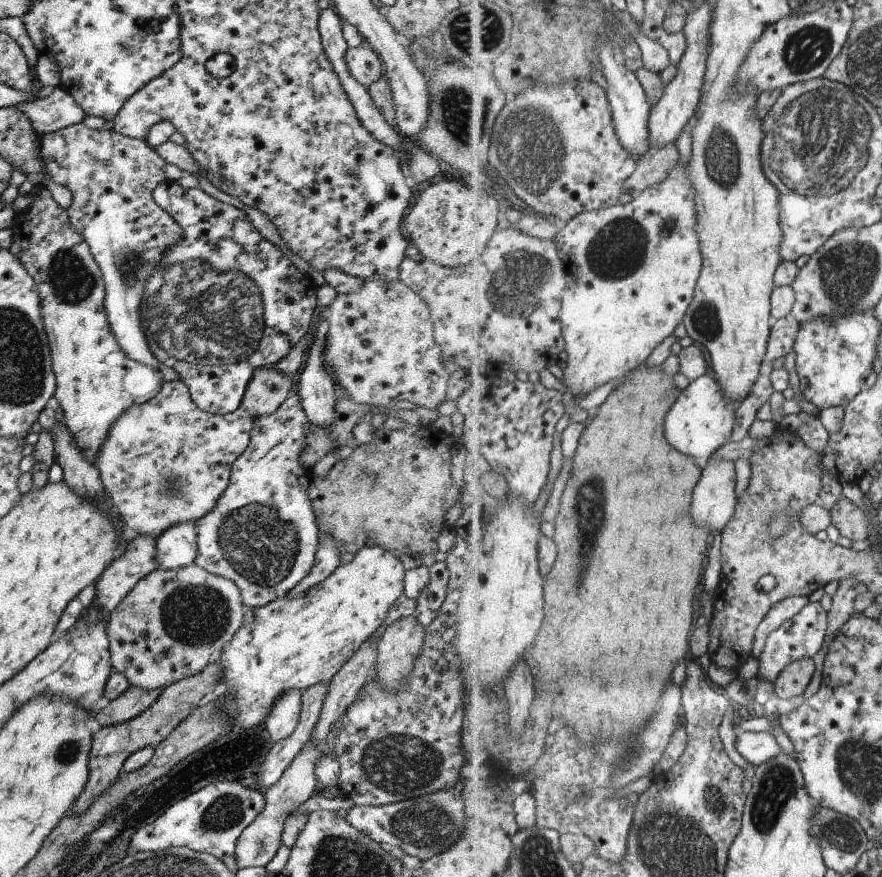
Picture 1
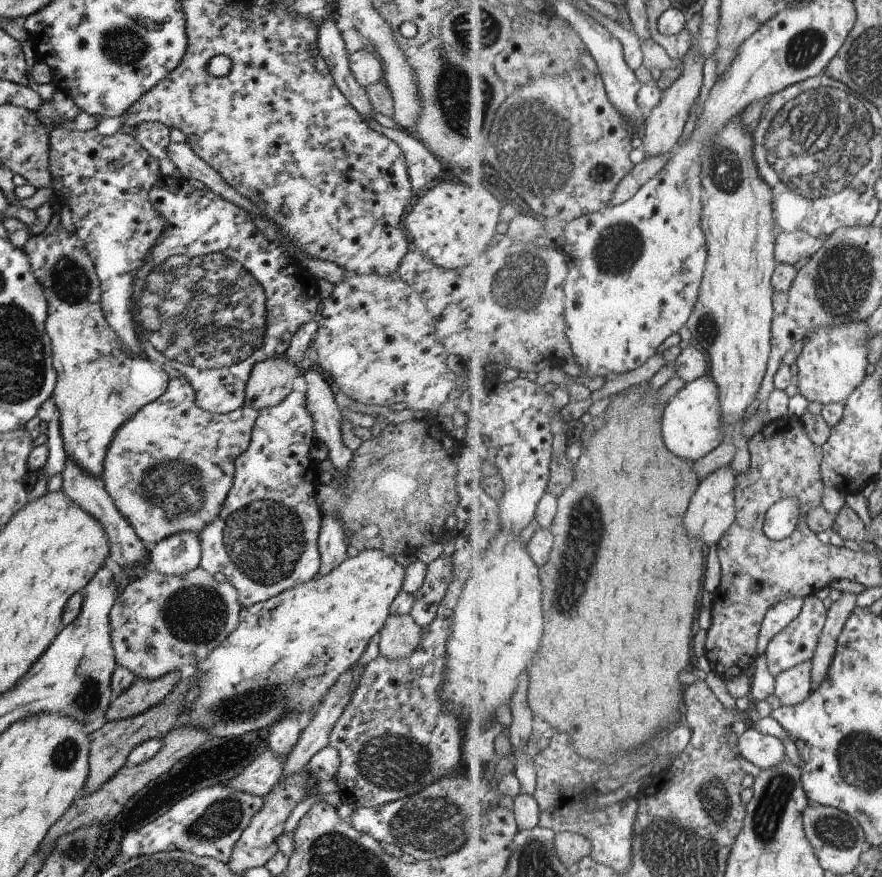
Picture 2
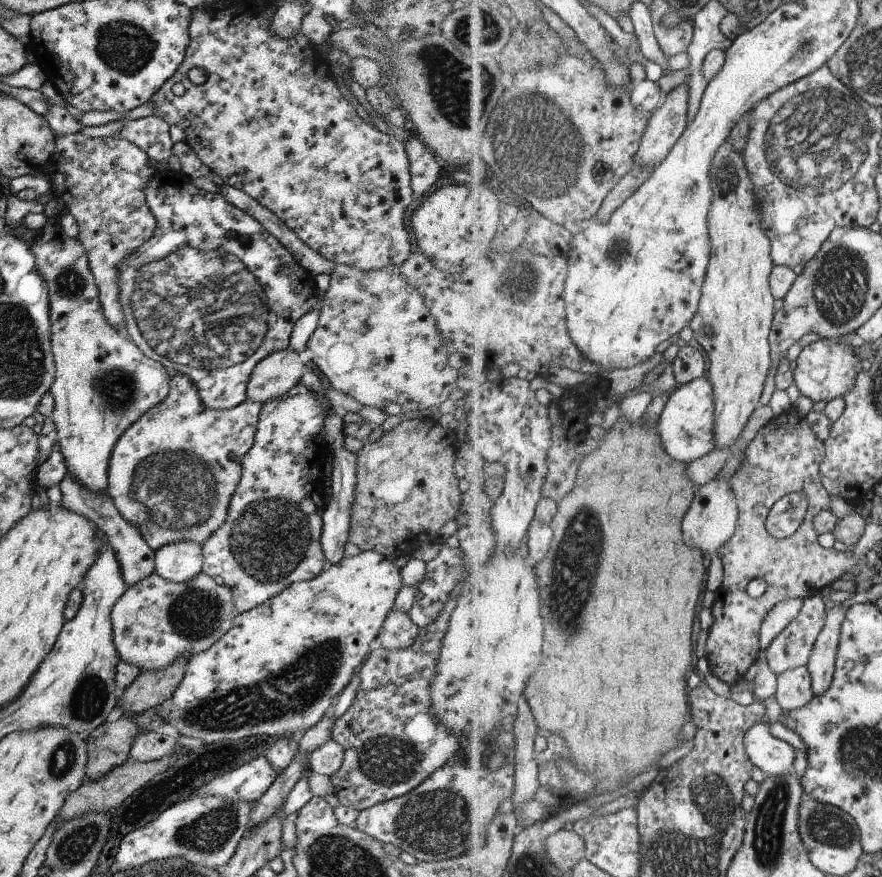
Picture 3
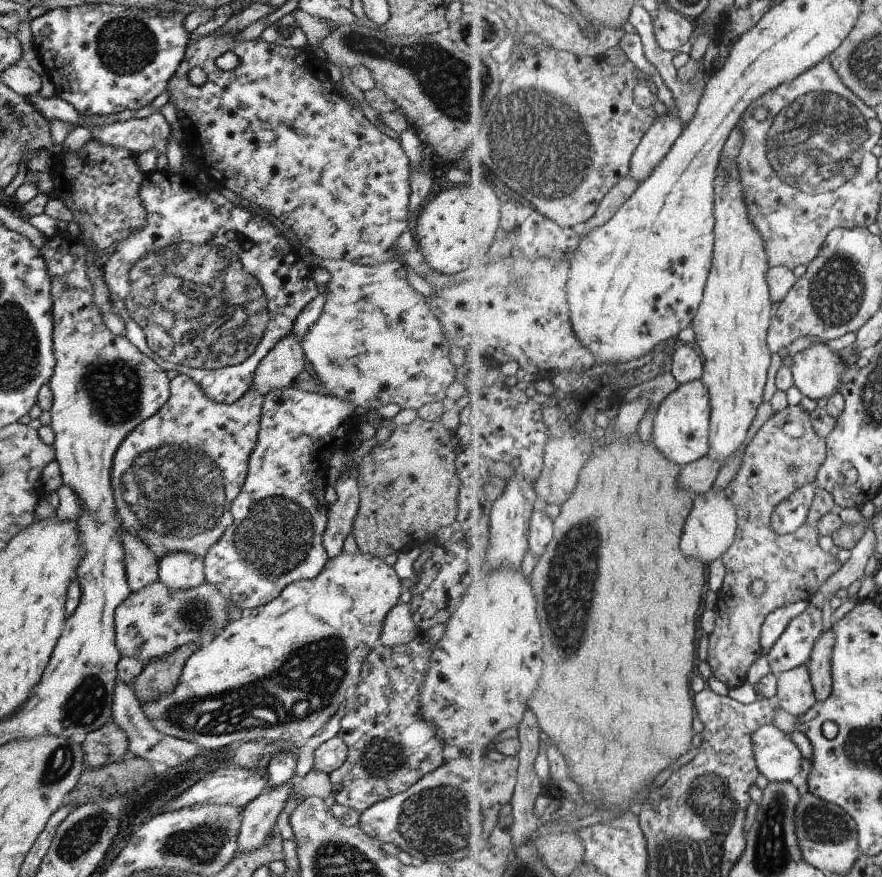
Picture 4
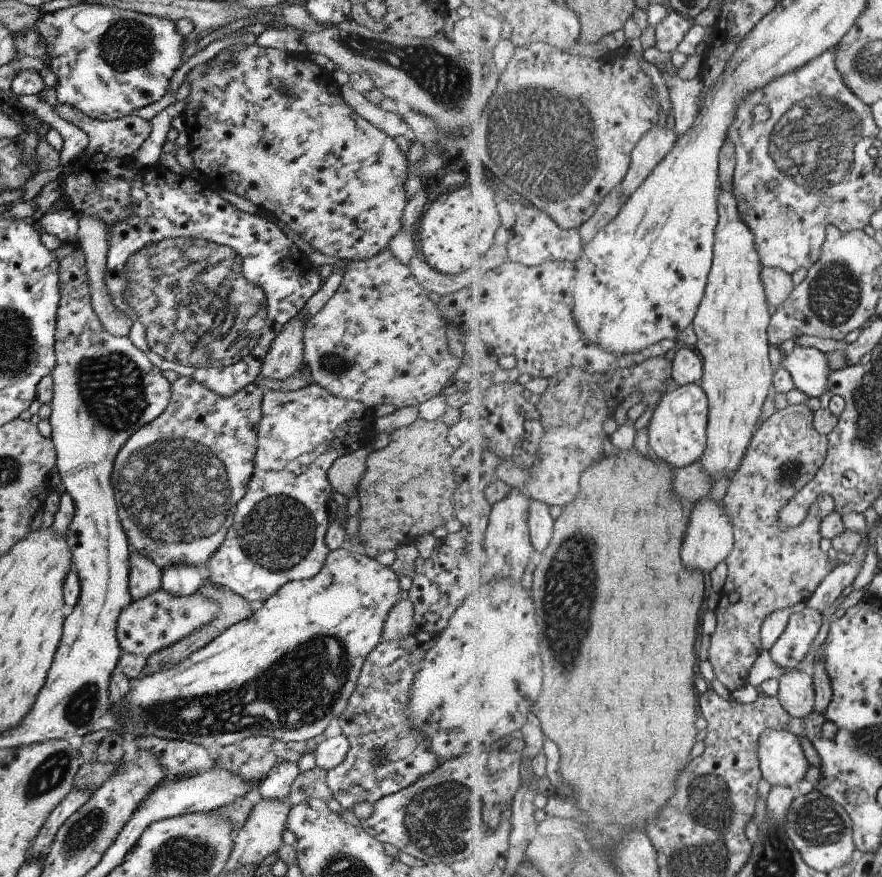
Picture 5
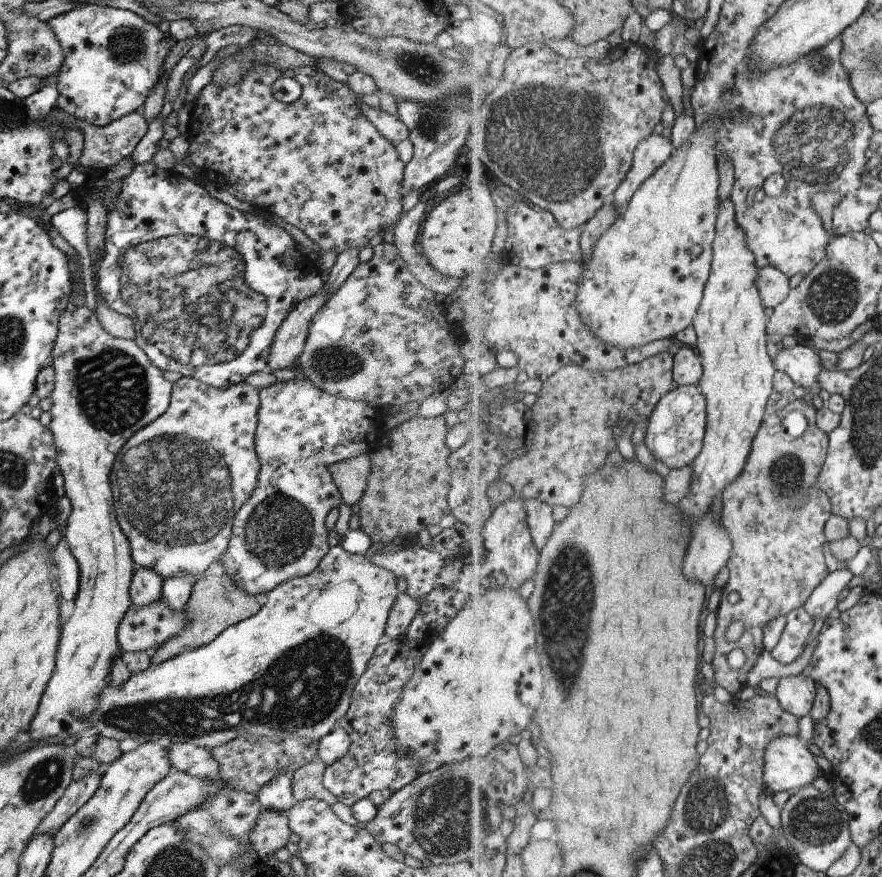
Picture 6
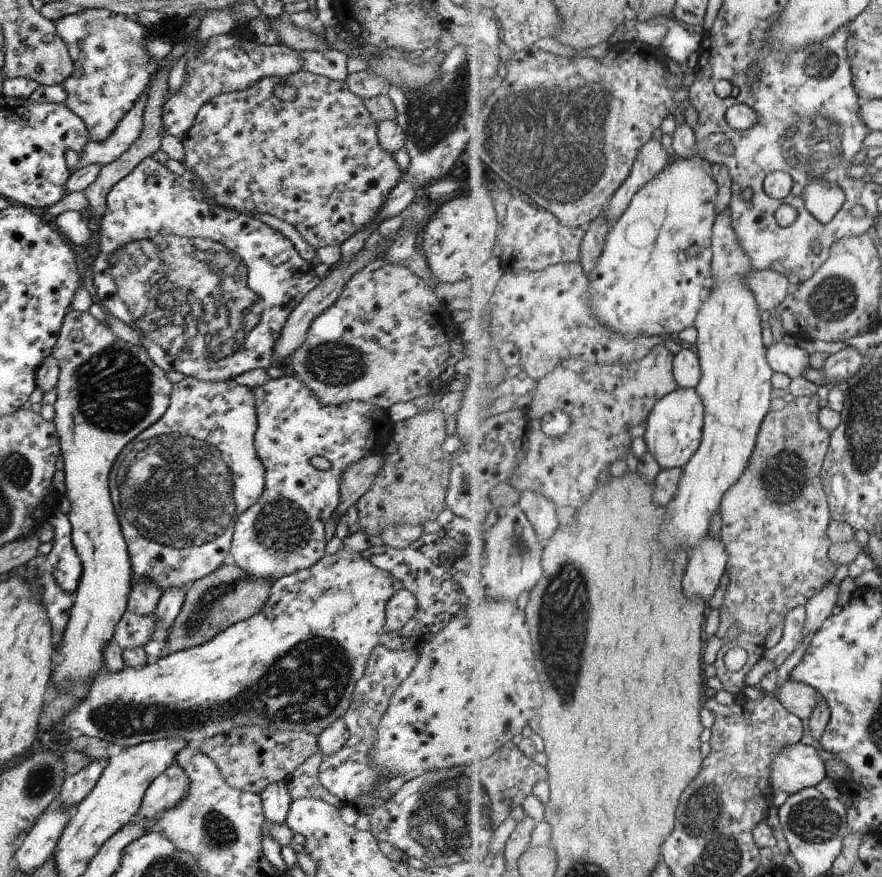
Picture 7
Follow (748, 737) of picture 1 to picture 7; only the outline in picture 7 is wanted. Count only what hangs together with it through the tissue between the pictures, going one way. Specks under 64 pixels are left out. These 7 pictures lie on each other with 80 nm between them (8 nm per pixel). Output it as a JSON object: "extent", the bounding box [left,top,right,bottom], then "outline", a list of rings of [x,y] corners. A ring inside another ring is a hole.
{"extent":[770,740,828,795],"outline":[[[810,740],[783,747],[782,751],[774,756],[770,766],[770,783],[775,792],[781,790],[788,792],[790,795],[800,790],[817,786],[821,780],[825,780],[825,776],[828,776],[827,770],[825,770],[825,762],[817,752],[817,744]]]}

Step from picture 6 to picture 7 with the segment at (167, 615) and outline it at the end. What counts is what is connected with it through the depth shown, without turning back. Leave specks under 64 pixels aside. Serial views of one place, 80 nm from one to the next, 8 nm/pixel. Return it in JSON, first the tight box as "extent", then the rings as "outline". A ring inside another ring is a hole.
{"extent":[112,610,155,650],"outline":[[[126,610],[115,625],[112,640],[121,650],[142,647],[151,640],[155,629],[155,612],[138,615]]]}

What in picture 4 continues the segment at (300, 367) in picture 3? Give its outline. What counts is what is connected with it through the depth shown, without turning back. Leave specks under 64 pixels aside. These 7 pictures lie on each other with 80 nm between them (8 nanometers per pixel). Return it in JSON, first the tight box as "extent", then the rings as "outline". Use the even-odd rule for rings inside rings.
{"extent":[250,334,305,395],"outline":[[[289,334],[277,342],[258,362],[250,382],[250,388],[263,395],[269,391],[289,387],[298,379],[299,374],[303,371],[303,364],[305,364],[305,358],[300,343],[293,335]]]}

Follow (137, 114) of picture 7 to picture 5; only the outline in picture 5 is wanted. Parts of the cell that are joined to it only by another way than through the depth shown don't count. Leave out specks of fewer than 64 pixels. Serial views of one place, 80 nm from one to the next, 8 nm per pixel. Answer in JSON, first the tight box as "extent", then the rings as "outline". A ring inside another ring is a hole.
{"extent":[52,103,150,161],"outline":[[[57,103],[52,110],[59,118],[63,118],[65,122],[71,122],[71,124],[85,132],[88,138],[88,145],[84,154],[93,161],[111,160],[113,157],[130,157],[132,152],[135,152],[141,146],[141,143],[150,133],[150,124],[146,120],[132,114],[115,120],[98,121],[85,116],[77,111],[76,108],[69,107],[67,103]]]}

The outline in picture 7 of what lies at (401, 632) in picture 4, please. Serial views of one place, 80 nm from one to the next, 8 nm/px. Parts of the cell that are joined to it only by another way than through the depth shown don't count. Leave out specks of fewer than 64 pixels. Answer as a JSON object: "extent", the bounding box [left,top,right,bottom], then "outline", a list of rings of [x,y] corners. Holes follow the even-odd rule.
{"extent":[383,590,416,633],"outline":[[[407,590],[395,591],[387,601],[383,630],[385,633],[398,631],[416,613],[416,598]]]}

